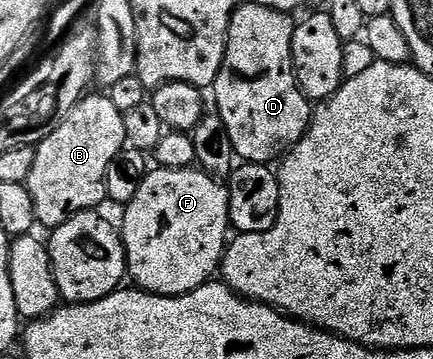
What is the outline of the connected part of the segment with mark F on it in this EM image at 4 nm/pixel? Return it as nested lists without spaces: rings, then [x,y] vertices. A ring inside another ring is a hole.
[[[199,168],[181,170],[149,169],[142,180],[134,200],[123,207],[124,255],[128,261],[127,277],[133,278],[135,285],[150,294],[165,294],[173,298],[188,294],[204,285],[219,271],[224,260],[224,251],[230,241],[228,221],[228,187],[221,179],[212,178]]]

